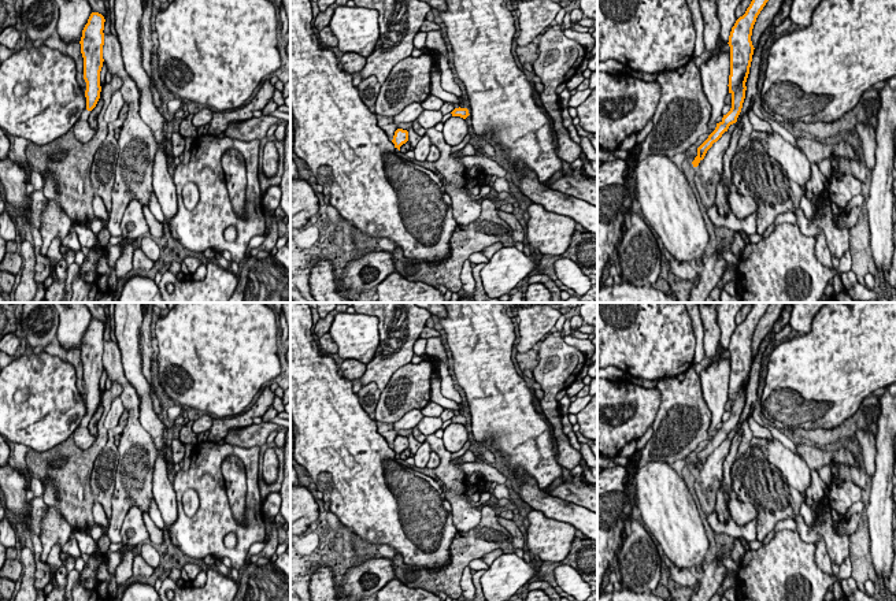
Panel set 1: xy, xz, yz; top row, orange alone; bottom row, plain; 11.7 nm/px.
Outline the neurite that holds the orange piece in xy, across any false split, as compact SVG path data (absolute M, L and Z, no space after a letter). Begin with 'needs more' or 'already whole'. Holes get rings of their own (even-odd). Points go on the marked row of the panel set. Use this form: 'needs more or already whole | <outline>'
already whole | M92 12L82 30L81 53L84 57L84 79L86 82L86 110L92 111L100 99L100 71L103 67L104 16Z

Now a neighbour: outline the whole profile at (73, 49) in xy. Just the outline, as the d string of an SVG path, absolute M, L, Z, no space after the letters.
M73 41L66 45L66 55L69 55L74 62L77 67L77 81L81 89L84 90L84 57L81 53L81 44L77 41Z

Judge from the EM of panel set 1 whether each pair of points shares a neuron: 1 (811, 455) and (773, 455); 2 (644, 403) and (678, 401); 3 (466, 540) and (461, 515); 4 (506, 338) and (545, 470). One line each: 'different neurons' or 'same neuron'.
1: different neurons
2: different neurons
3: different neurons
4: same neuron

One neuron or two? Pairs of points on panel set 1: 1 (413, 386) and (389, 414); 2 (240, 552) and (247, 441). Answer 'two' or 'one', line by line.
1: one
2: two

